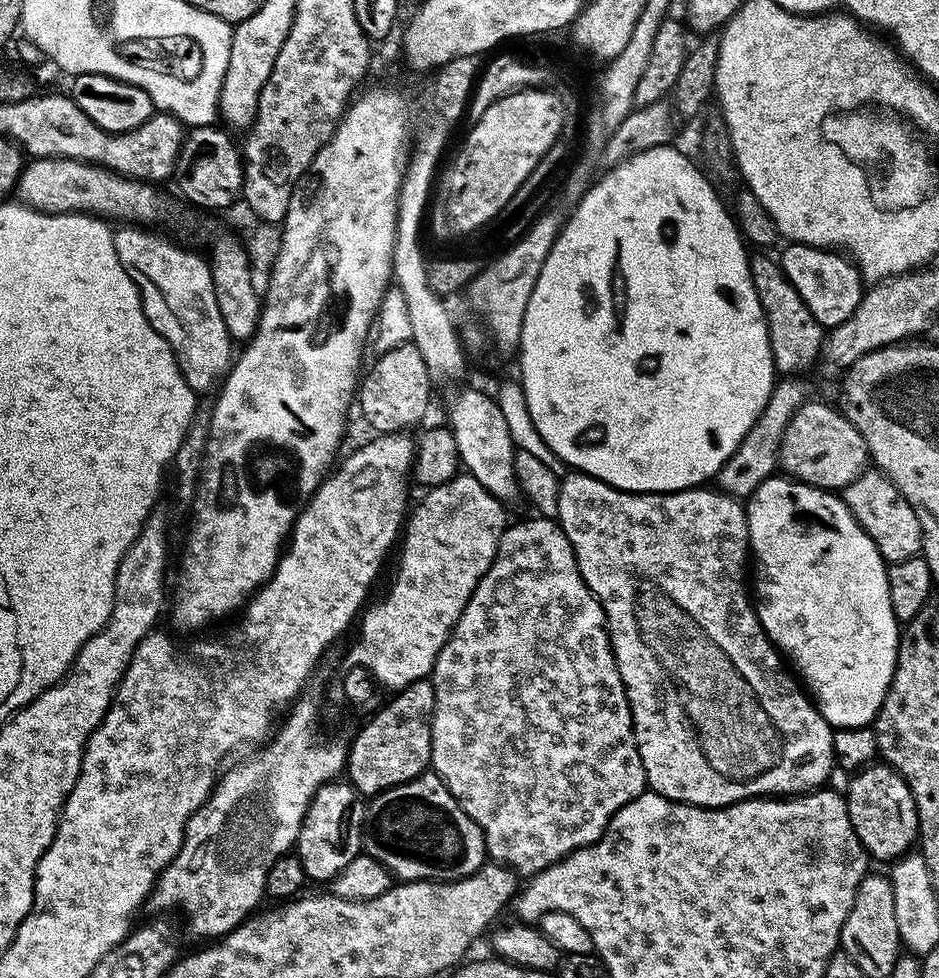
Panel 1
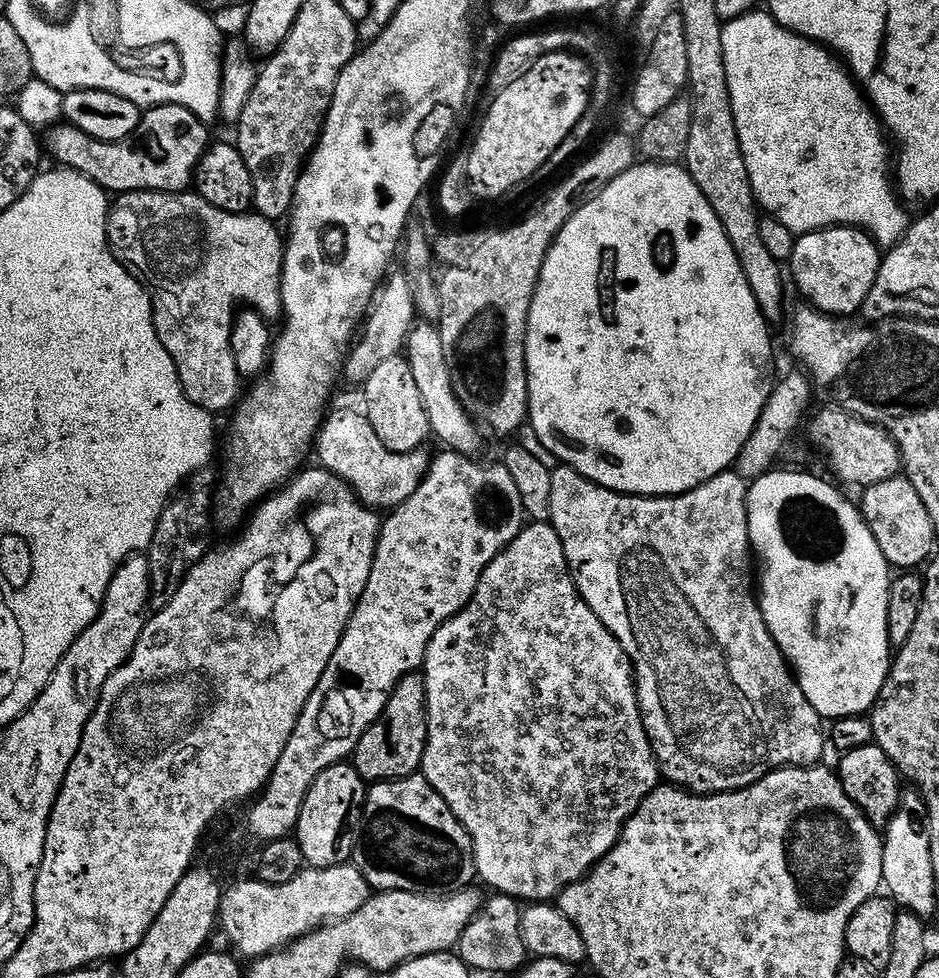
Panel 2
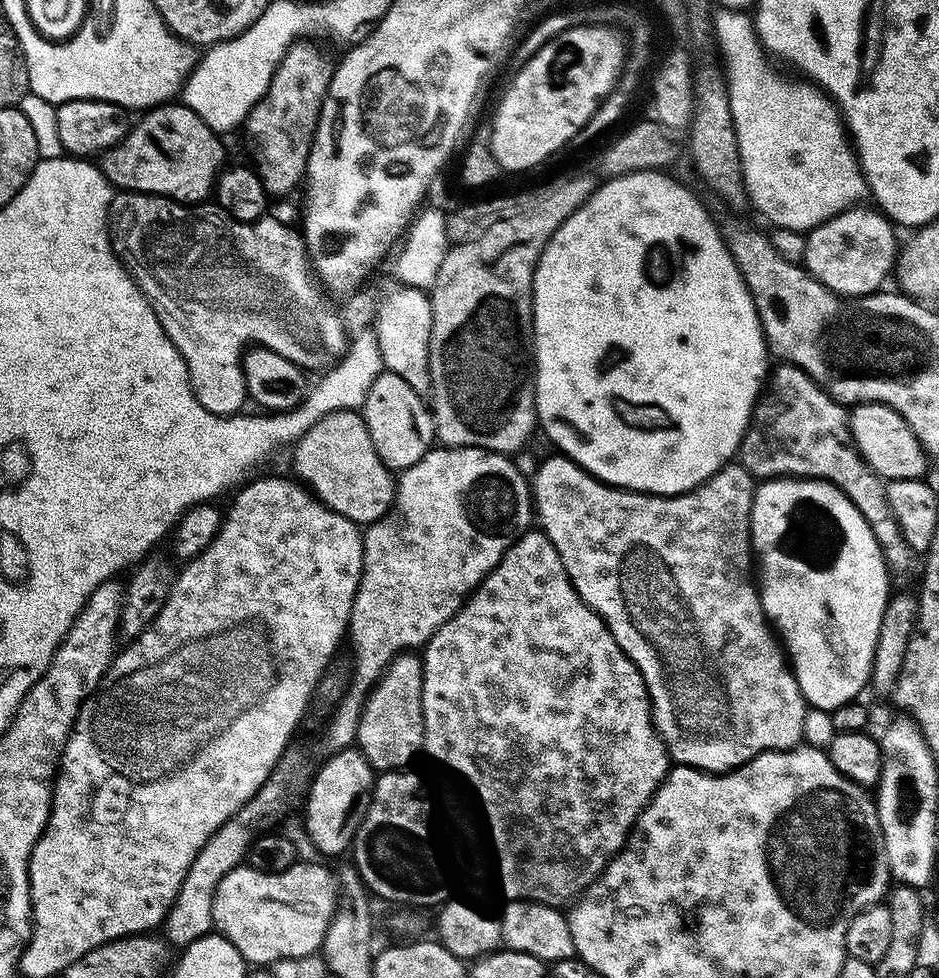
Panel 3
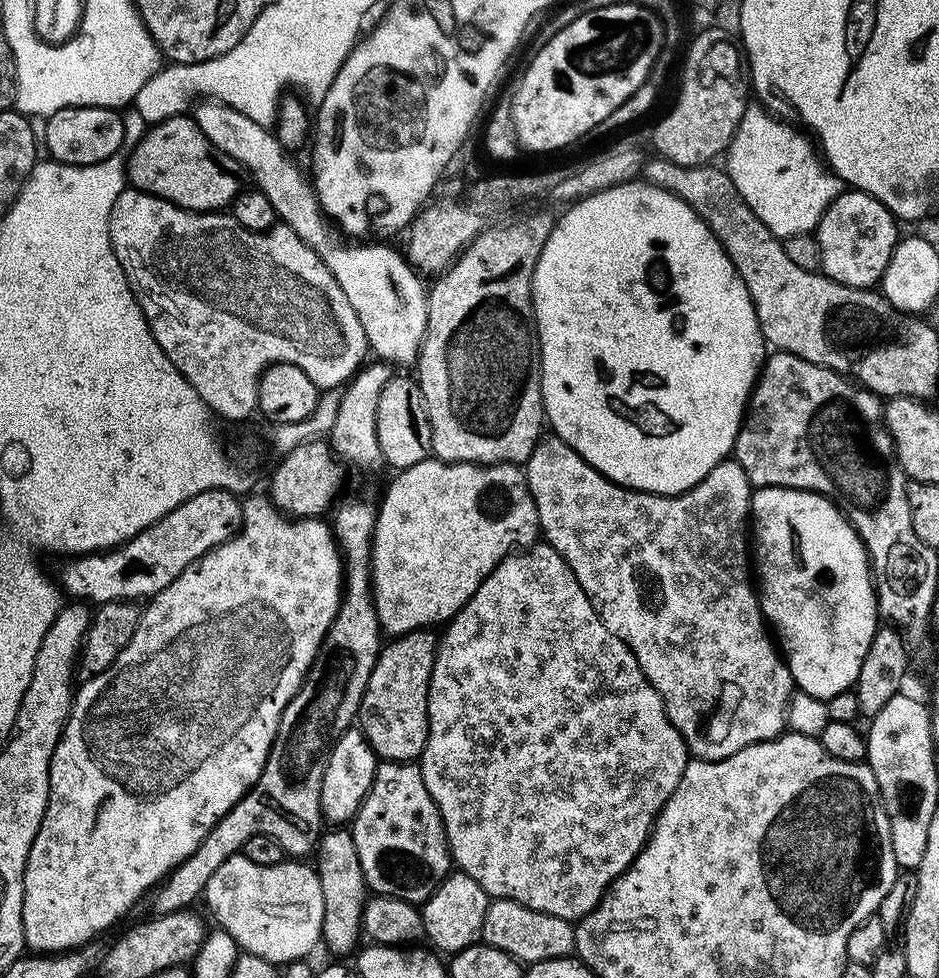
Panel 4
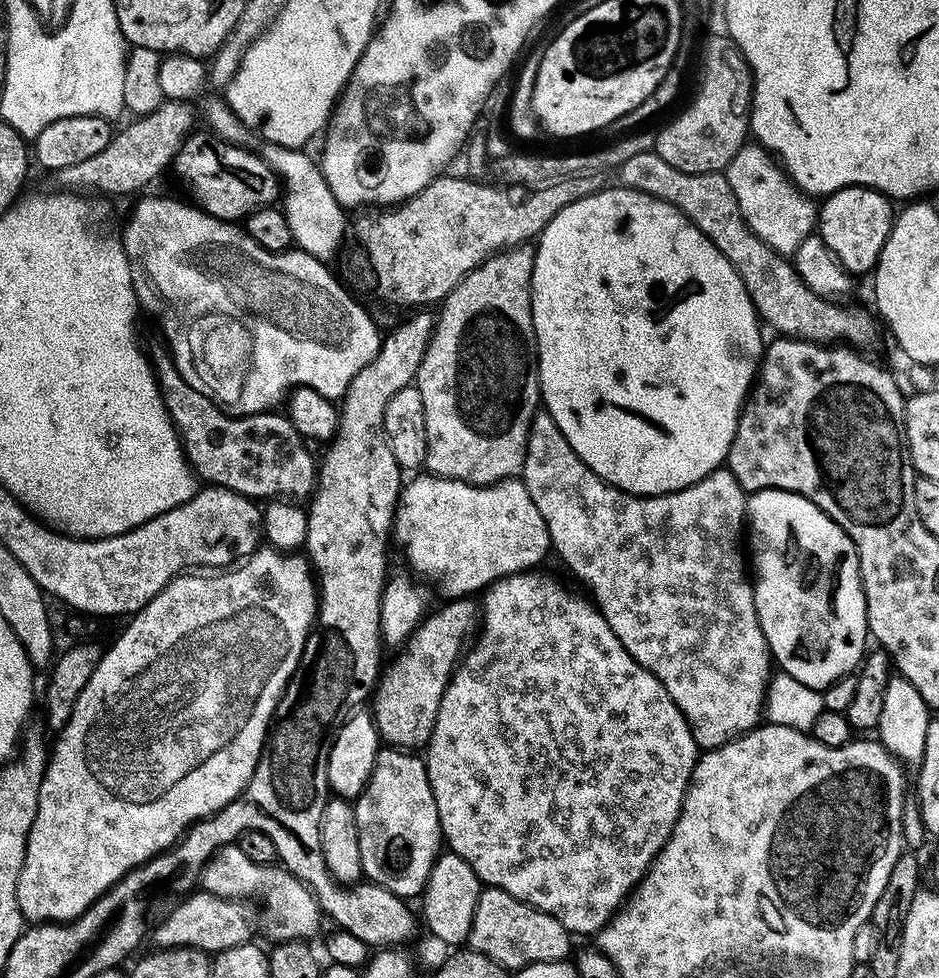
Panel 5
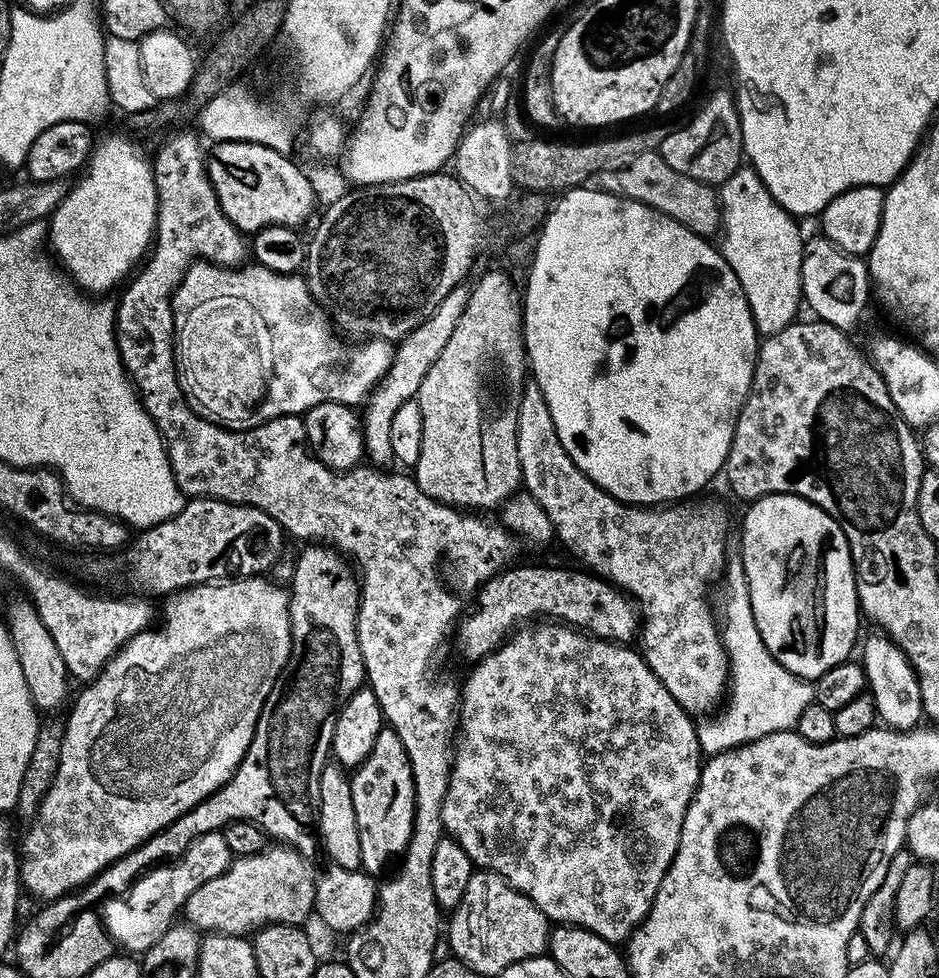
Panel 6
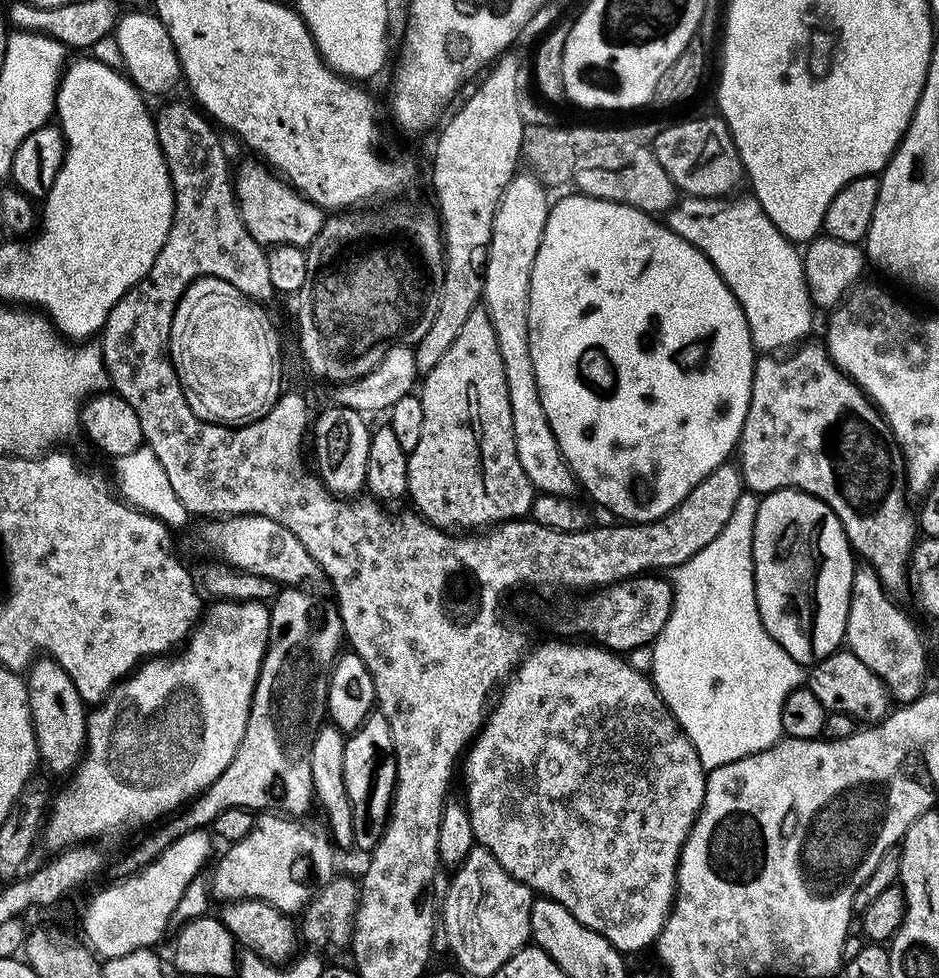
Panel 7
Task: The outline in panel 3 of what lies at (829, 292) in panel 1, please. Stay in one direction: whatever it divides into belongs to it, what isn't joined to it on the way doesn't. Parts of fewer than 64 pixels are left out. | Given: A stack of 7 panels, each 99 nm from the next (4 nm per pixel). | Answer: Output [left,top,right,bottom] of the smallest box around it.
[803,206,898,296]

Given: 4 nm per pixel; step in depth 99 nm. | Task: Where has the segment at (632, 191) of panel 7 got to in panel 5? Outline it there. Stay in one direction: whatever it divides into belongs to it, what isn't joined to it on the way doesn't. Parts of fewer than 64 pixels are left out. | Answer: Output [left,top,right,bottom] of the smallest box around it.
[619,150,876,346]

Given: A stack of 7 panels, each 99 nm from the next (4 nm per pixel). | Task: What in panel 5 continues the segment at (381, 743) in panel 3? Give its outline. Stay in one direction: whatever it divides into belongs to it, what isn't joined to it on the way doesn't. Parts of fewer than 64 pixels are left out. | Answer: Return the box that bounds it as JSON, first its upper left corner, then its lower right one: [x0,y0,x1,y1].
[370,598,478,750]

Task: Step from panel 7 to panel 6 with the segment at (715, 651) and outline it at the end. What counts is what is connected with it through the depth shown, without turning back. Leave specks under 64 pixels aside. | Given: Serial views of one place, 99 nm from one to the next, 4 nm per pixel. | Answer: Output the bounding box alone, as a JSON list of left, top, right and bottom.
[702,558,816,754]

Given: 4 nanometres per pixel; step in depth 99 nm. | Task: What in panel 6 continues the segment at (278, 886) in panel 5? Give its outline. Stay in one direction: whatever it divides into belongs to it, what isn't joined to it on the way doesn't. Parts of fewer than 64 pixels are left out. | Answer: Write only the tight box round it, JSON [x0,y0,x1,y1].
[102,831,234,954]

